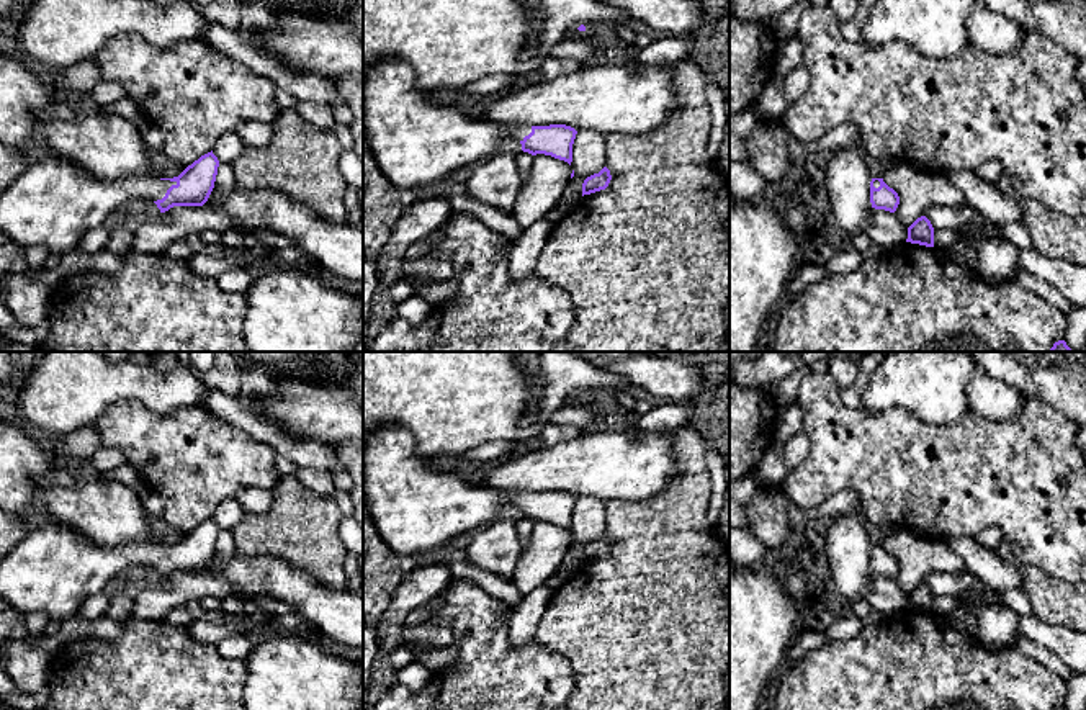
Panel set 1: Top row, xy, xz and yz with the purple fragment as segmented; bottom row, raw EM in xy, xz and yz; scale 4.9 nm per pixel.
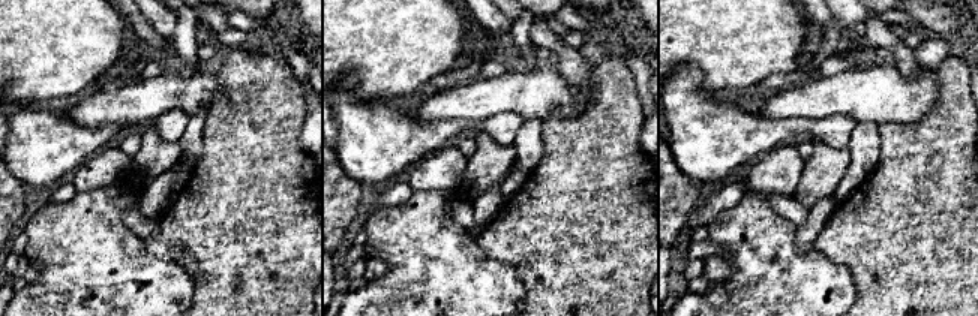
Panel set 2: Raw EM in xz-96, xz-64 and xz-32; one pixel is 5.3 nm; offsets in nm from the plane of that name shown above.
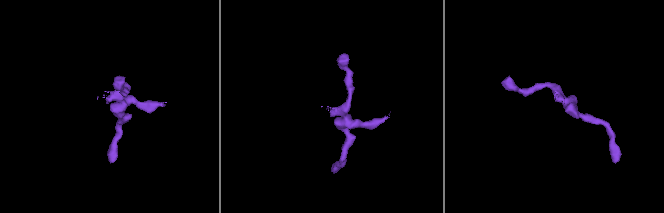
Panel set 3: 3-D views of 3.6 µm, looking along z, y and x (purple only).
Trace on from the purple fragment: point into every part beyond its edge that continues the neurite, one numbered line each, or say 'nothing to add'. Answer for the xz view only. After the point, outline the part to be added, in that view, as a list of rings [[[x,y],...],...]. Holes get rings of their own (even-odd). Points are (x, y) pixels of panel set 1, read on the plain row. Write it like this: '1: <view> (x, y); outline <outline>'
1: xz (417, 511); outline [[[399,425],[373,430],[363,442],[363,506],[388,548],[397,555],[430,559],[445,550],[451,540],[473,535],[486,527],[504,506],[523,507],[530,499],[532,492],[527,491],[491,491],[473,486],[455,473],[435,471],[425,458],[417,455],[412,434]]]

